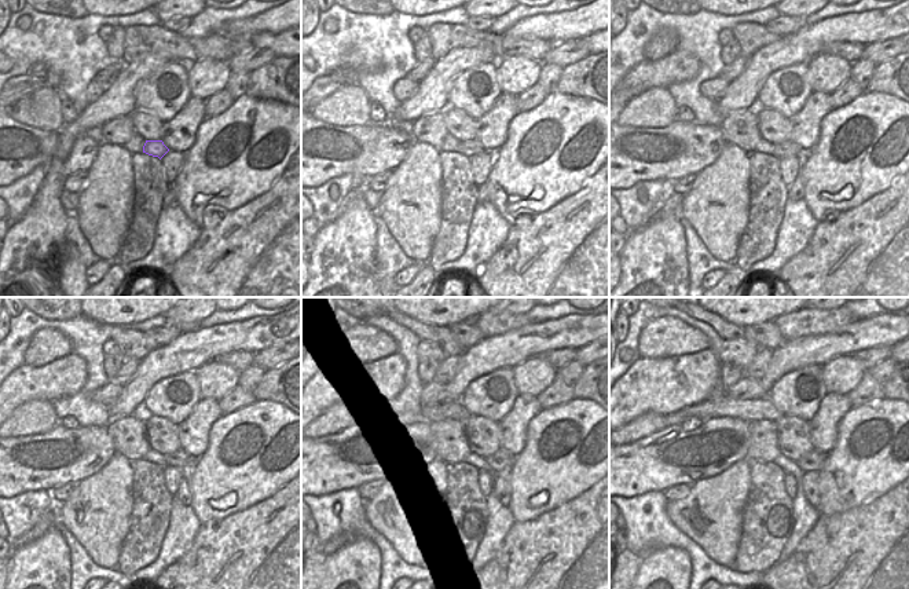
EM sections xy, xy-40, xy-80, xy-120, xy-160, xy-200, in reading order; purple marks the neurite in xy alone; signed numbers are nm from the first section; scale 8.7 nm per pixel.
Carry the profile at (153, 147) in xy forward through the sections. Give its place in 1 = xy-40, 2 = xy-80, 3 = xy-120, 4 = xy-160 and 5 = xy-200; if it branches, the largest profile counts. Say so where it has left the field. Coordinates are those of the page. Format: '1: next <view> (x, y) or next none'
1: next xy-40 (468, 147)
2: next xy-80 (787, 149)
3: next xy-120 (180, 458)
4: next xy-160 (502, 458)
5: next xy-200 (814, 460)

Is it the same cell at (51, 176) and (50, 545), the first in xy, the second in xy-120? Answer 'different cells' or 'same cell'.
same cell

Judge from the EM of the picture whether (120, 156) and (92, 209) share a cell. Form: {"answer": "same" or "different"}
{"answer": "same"}

